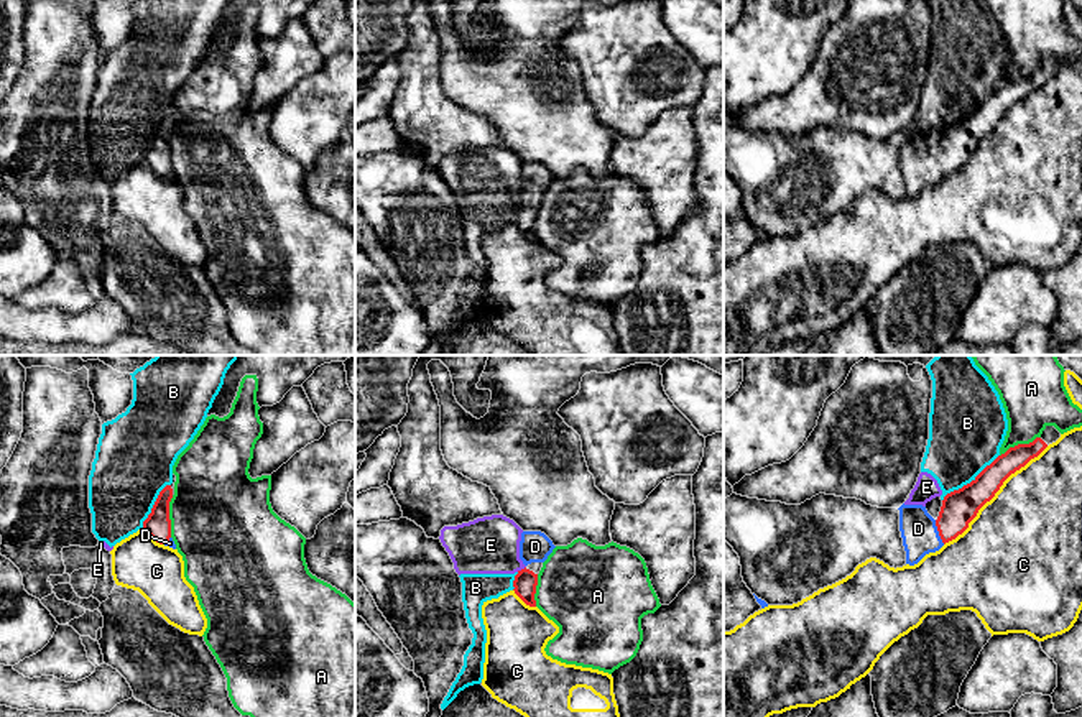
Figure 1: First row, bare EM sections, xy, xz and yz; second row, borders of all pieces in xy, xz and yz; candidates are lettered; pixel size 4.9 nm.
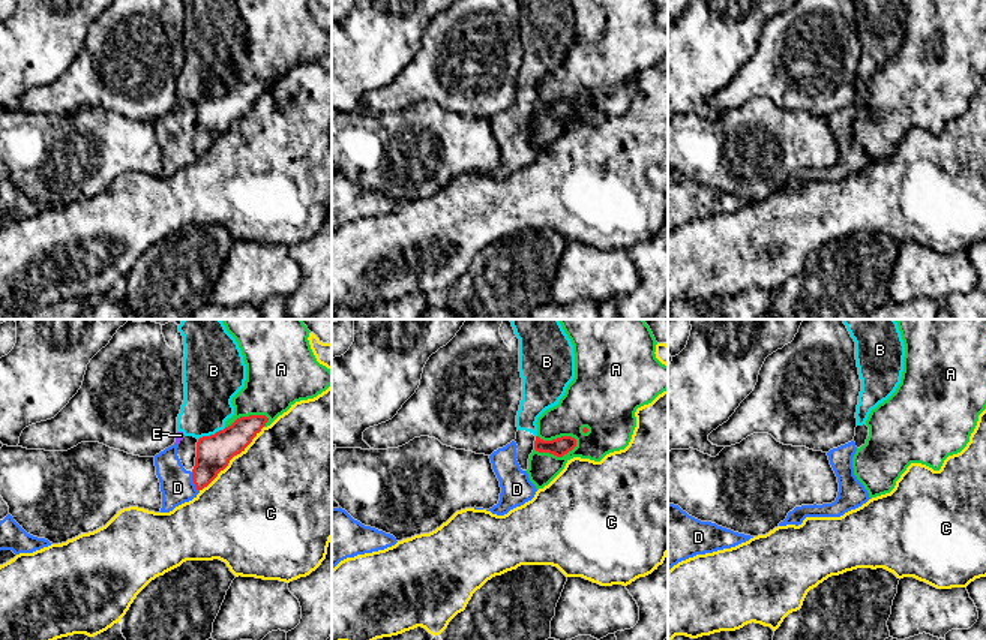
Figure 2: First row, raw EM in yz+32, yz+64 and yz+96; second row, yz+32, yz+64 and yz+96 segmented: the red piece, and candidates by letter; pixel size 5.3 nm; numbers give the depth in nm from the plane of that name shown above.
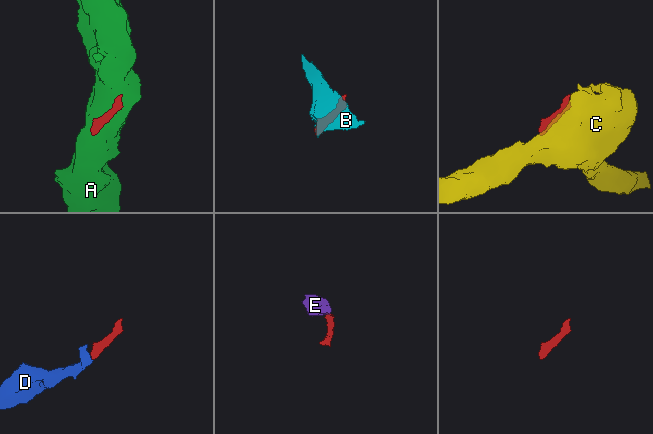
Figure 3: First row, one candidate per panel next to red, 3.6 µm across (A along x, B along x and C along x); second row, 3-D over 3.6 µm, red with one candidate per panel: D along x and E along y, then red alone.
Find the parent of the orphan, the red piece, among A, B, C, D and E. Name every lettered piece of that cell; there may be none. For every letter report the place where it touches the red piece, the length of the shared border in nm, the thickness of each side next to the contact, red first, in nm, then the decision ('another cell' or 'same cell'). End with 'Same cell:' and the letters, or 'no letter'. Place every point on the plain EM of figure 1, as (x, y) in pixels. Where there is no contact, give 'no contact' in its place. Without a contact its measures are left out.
A: contact xy (168, 148); length 200 nm; calibres 130 and 480 nm; another cell
B: contact yz (971, 114); length 360 nm; calibres 170 and 360 nm; another cell
C: contact yz (995, 124); length 700 nm; calibres 170 and 480 nm; another cell
D: contact yz (938, 161); length 130 nm; calibres 170 and 180 nm; same cell
E: contact xz (522, 201); length 50 nm; calibres 120 and 280 nm; another cell
Same cell: D

